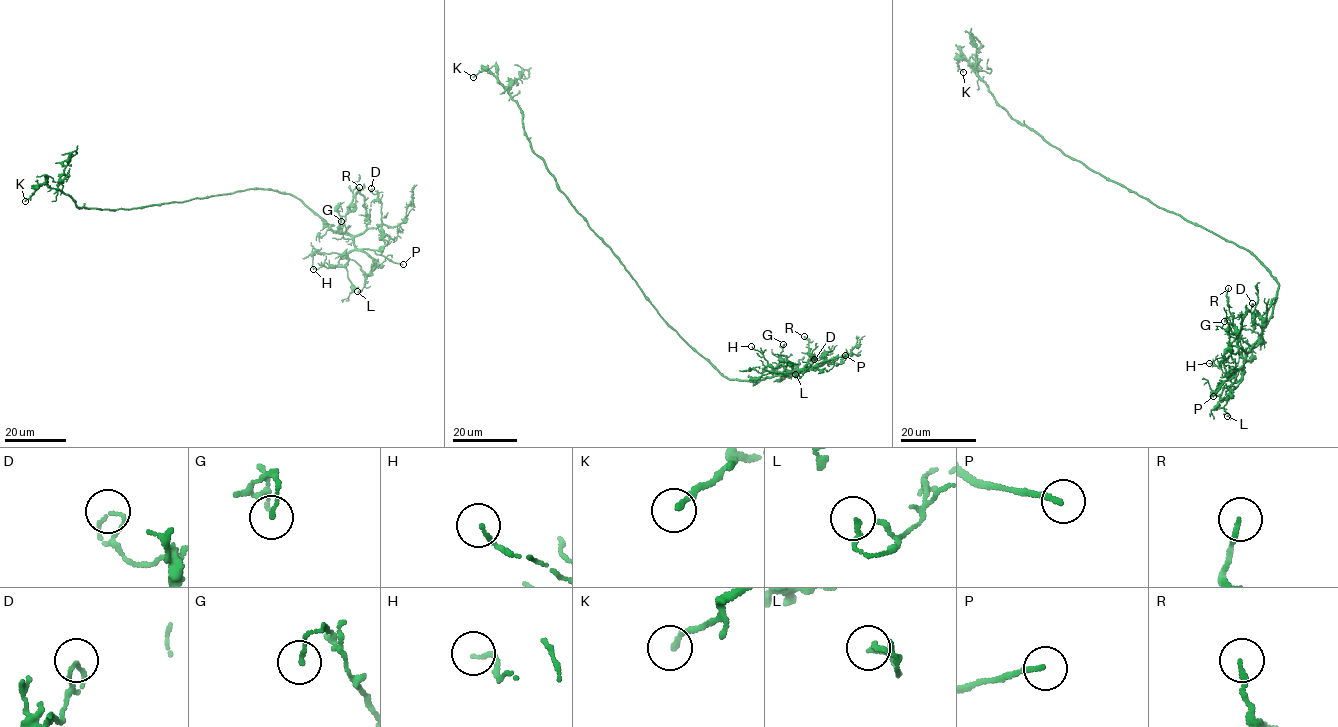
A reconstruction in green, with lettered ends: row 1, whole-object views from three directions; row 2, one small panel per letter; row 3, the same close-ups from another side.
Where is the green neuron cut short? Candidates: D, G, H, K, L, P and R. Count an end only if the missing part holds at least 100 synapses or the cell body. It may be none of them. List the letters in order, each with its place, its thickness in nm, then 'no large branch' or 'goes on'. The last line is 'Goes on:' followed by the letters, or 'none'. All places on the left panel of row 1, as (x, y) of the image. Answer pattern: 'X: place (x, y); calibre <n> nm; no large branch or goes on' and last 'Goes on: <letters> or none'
D: place (371, 188); calibre 130 nm; no large branch
G: place (341, 221); calibre 110 nm; no large branch
H: place (313, 269); calibre 110 nm; no large branch
K: place (25, 201); calibre 180 nm; no large branch
L: place (357, 291); calibre 160 nm; no large branch
P: place (403, 264); calibre 160 nm; goes on
R: place (359, 187); calibre 150 nm; no large branch
Goes on: P

